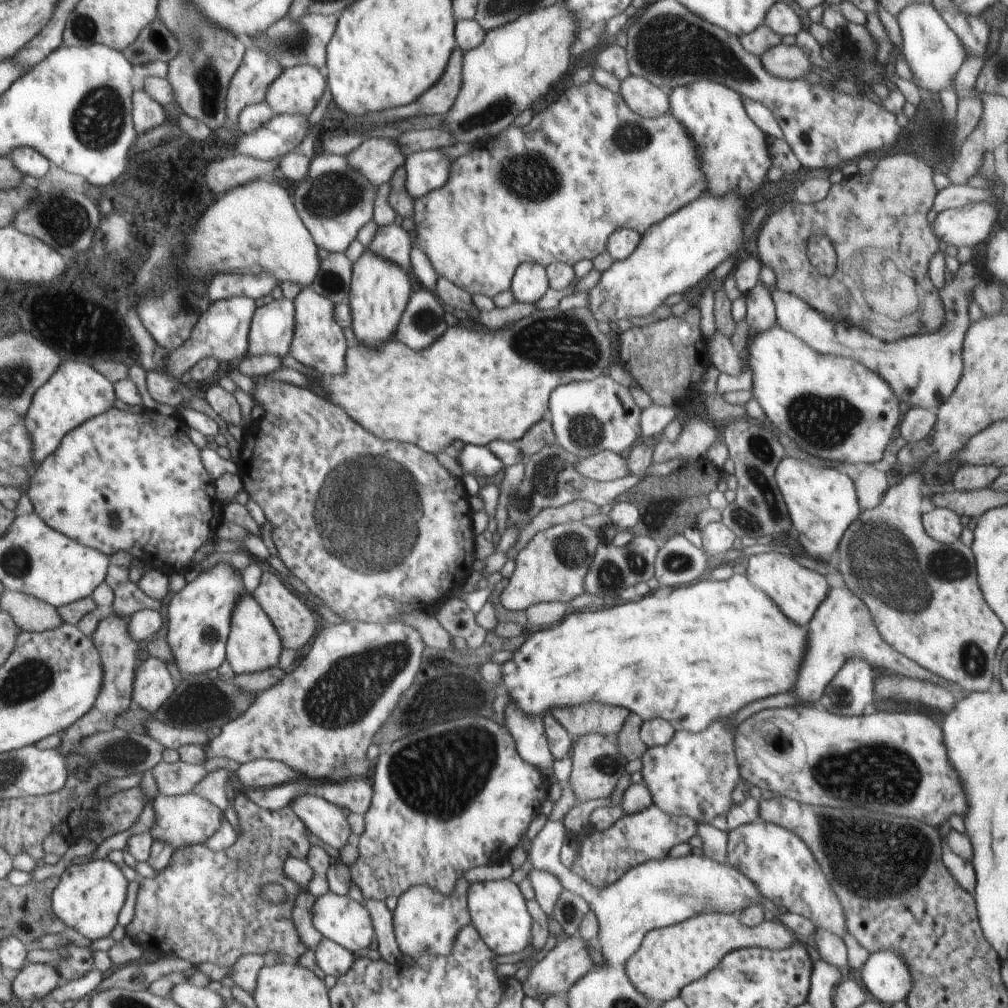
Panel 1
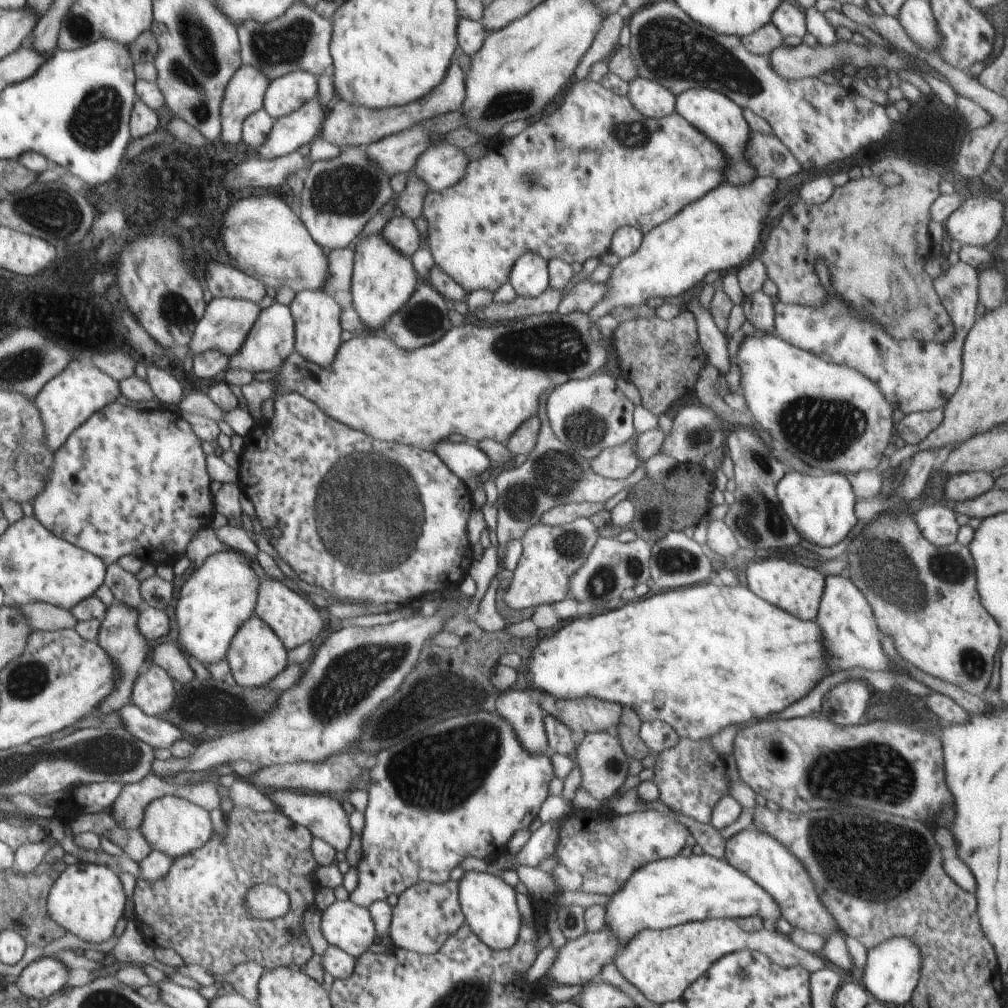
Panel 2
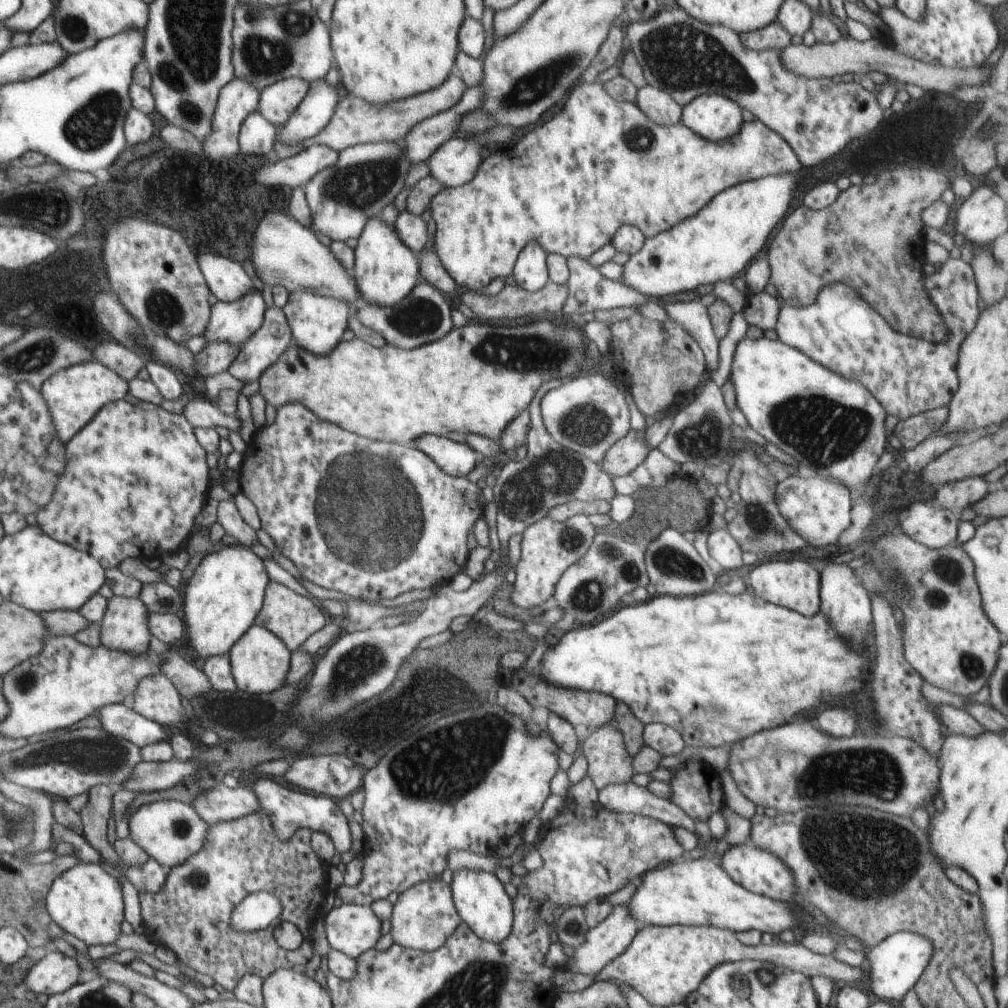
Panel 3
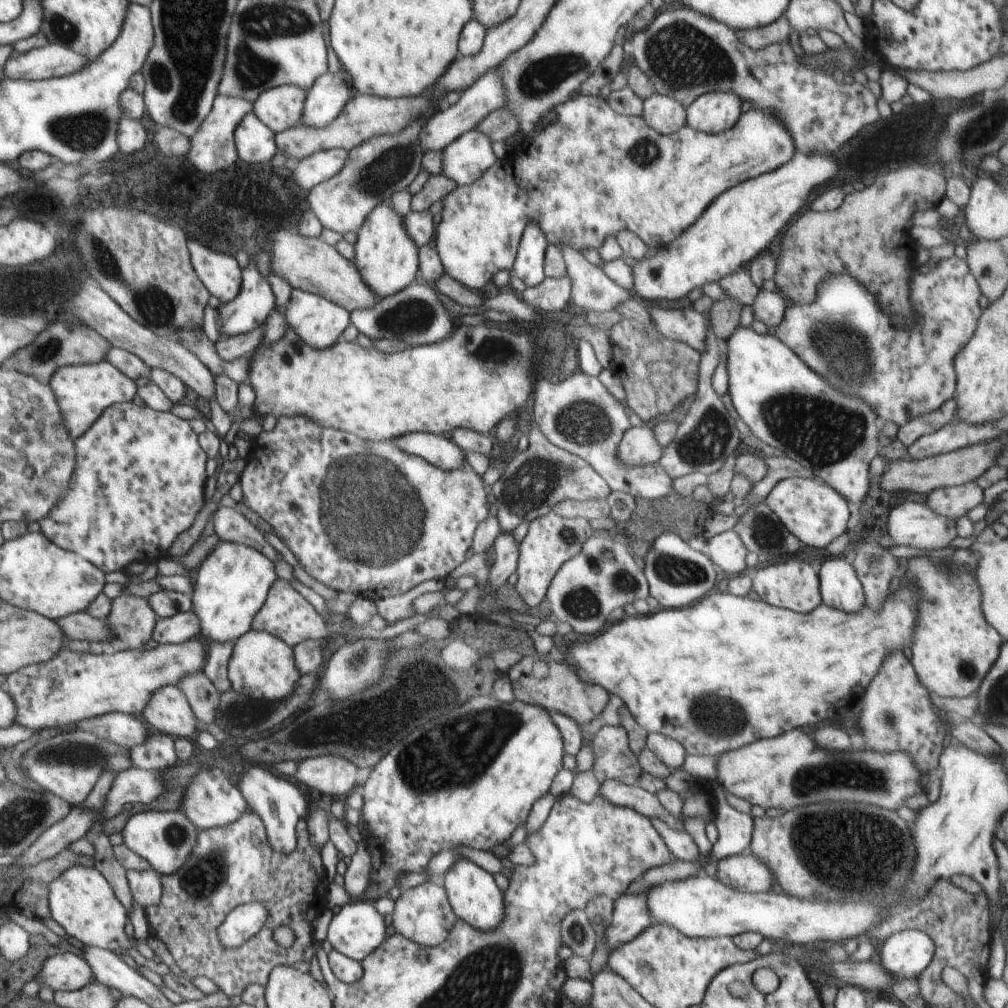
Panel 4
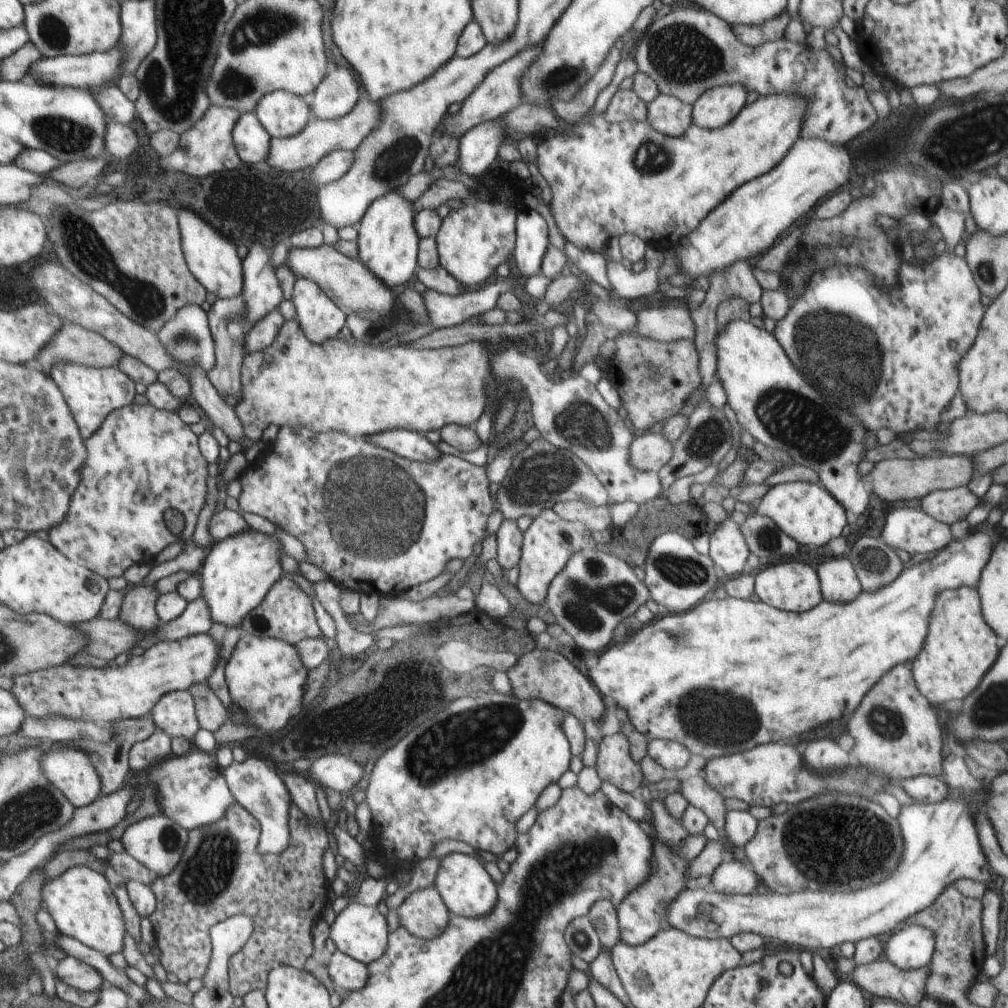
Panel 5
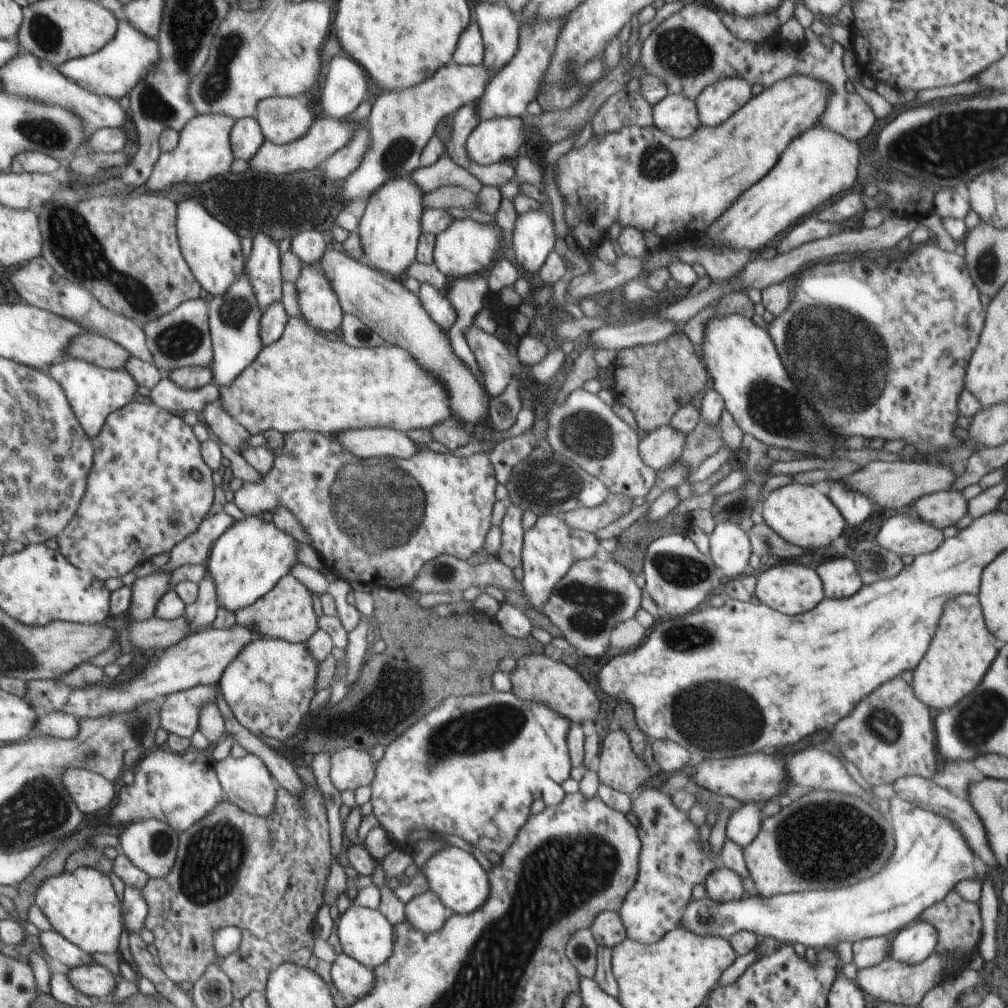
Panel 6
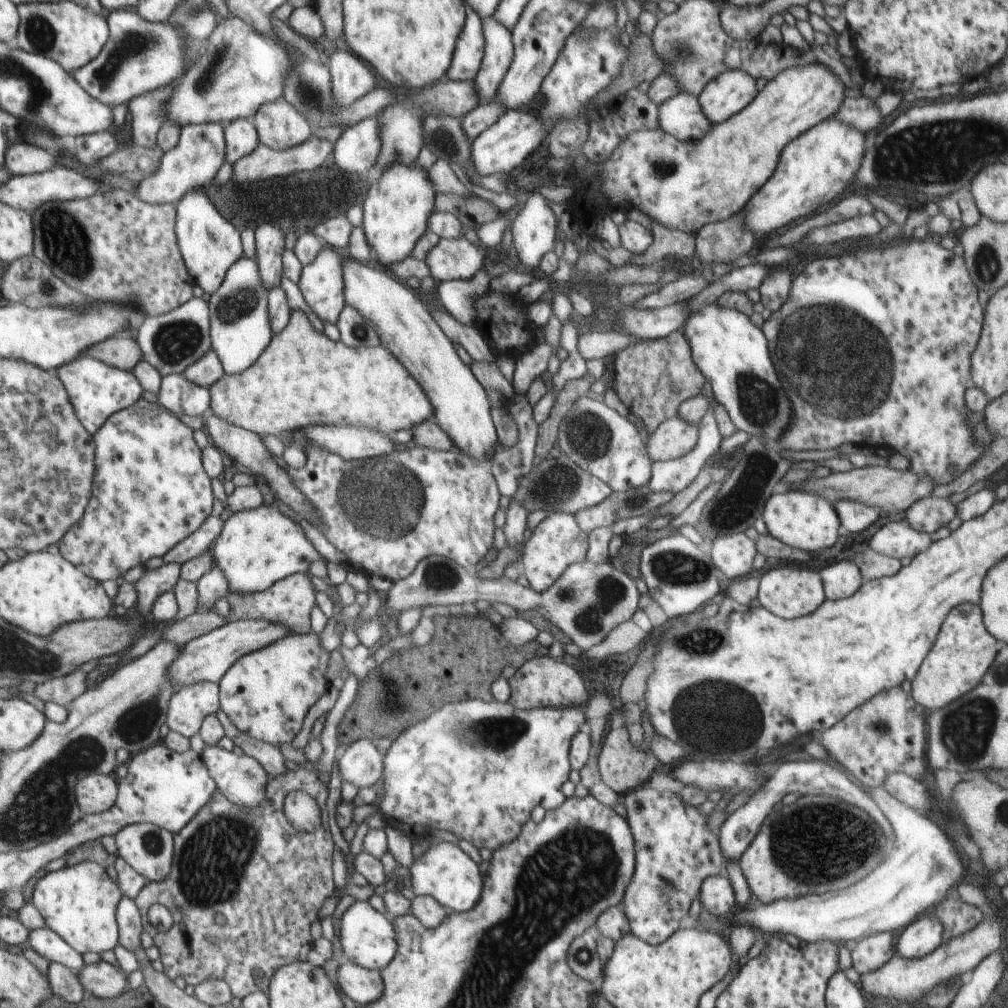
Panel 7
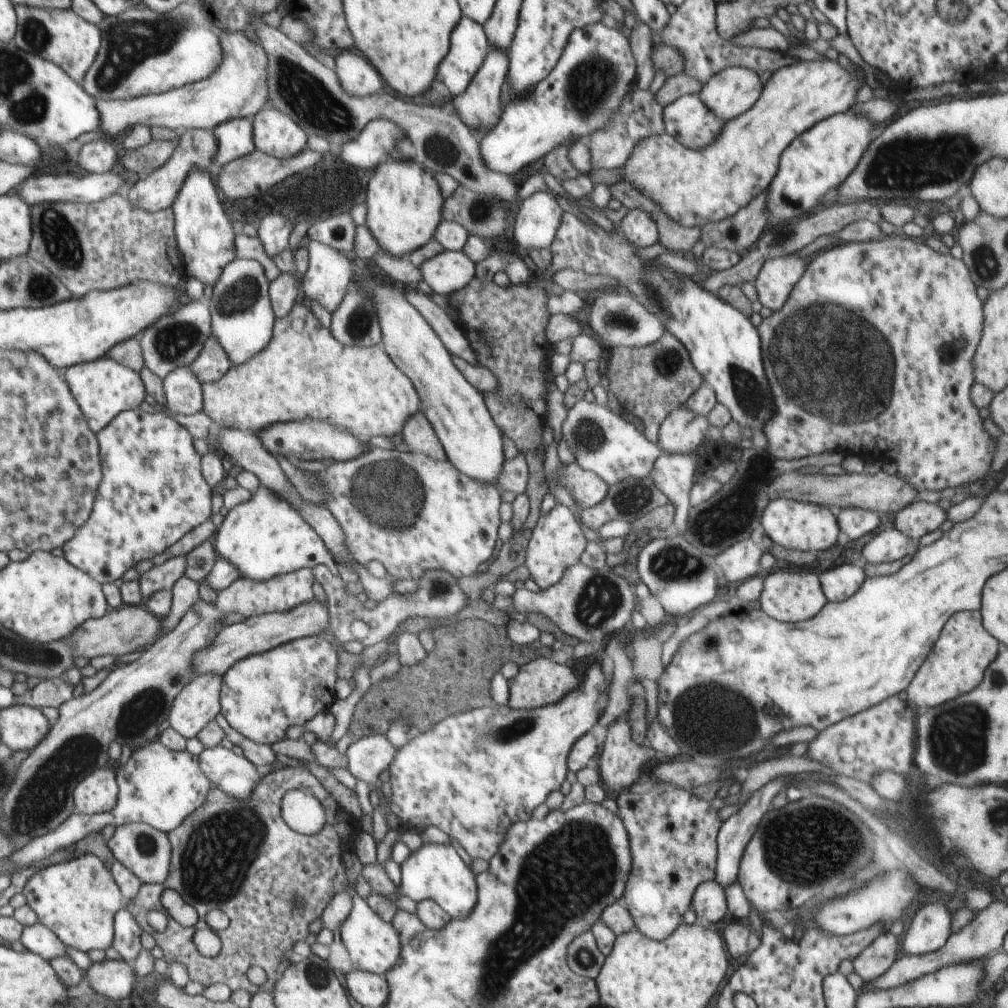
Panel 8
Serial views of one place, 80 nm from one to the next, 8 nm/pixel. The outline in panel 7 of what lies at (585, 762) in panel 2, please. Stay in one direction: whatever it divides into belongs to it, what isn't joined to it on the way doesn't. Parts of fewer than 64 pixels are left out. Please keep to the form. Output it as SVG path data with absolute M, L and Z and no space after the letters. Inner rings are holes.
M625 726L617 730L610 730L603 738L602 751L599 753L597 767L599 770L600 780L610 786L614 792L624 796L628 792L639 789L651 778L659 764L652 753L645 752L645 749L638 749L632 746L628 730Z

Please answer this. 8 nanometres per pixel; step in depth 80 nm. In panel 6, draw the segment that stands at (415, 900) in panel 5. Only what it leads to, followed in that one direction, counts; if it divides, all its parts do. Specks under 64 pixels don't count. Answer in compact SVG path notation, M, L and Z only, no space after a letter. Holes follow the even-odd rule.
M430 890L416 895L405 905L405 918L414 928L426 934L440 930L452 914Z

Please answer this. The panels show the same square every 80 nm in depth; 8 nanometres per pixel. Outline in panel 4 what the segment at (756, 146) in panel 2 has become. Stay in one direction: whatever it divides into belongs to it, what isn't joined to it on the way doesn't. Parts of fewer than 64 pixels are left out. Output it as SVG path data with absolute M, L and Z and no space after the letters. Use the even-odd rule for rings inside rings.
M578 93L572 97L570 102L566 102L561 110L562 120L546 126L540 134L536 133L532 140L532 146L529 146L528 154L518 154L518 158L513 160L510 157L504 160L497 159L490 168L484 171L484 174L478 180L469 185L457 186L453 193L447 194L443 198L442 220L434 236L434 240L436 240L435 249L438 251L440 260L444 265L445 273L454 278L455 281L461 282L465 287L479 292L487 291L494 274L500 272L500 270L510 271L513 268L519 242L528 220L538 220L537 223L546 235L548 244L556 244L560 250L562 245L568 245L578 252L584 250L584 248L597 248L599 250L606 238L617 237L622 231L630 231L637 234L649 248L658 250L659 246L670 245L689 226L692 226L702 216L706 208L712 204L712 200L716 200L722 192L726 192L728 188L732 188L732 186L736 186L736 184L740 184L740 182L744 182L748 178L756 178L758 174L764 174L764 172L780 168L780 166L791 160L794 151L796 151L795 142L787 126L783 125L778 117L769 113L769 110L755 109L754 107L750 107L746 112L741 112L742 118L738 118L736 126L732 130L722 132L722 134L703 133L688 124L675 133L660 134L653 128L650 128L650 125L646 124L643 117L617 113L608 102L601 100L599 95L592 98Z

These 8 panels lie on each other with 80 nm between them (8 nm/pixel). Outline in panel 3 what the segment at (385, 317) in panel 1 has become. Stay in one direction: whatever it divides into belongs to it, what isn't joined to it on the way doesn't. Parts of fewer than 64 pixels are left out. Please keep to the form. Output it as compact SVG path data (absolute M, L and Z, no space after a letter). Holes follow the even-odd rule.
M382 216L369 218L357 240L352 276L361 292L361 303L388 305L391 308L406 297L418 282L419 261L416 253L402 242L394 226Z

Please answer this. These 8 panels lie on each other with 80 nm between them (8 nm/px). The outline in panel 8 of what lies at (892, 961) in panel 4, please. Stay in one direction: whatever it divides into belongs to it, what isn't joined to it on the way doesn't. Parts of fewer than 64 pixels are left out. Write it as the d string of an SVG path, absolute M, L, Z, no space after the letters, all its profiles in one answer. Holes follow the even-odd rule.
M942 902L924 903L913 917L902 940L902 948L907 955L936 951L952 934L950 911Z

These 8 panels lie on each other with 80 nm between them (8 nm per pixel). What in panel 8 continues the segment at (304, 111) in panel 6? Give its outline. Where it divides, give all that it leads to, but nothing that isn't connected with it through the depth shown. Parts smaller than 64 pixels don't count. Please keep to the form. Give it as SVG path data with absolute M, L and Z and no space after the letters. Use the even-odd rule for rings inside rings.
M274 106L263 107L253 118L255 150L276 158L292 158L308 146L308 134L294 118Z

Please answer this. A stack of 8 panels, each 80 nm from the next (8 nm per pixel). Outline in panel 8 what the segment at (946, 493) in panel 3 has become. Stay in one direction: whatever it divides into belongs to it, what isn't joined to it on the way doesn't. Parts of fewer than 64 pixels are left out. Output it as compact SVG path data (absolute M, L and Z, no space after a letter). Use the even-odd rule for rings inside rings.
M916 500L895 514L892 526L911 539L920 539L934 532L947 519L945 510L937 503Z

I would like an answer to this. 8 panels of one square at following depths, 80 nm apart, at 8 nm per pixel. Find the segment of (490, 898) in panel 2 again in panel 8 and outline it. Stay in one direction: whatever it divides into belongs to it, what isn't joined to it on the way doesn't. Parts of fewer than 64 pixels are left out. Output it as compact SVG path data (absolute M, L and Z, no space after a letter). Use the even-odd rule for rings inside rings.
M426 844L412 852L401 865L402 884L399 892L416 903L434 900L448 918L467 916L474 909L478 898L477 875L473 867L466 864L452 844Z

